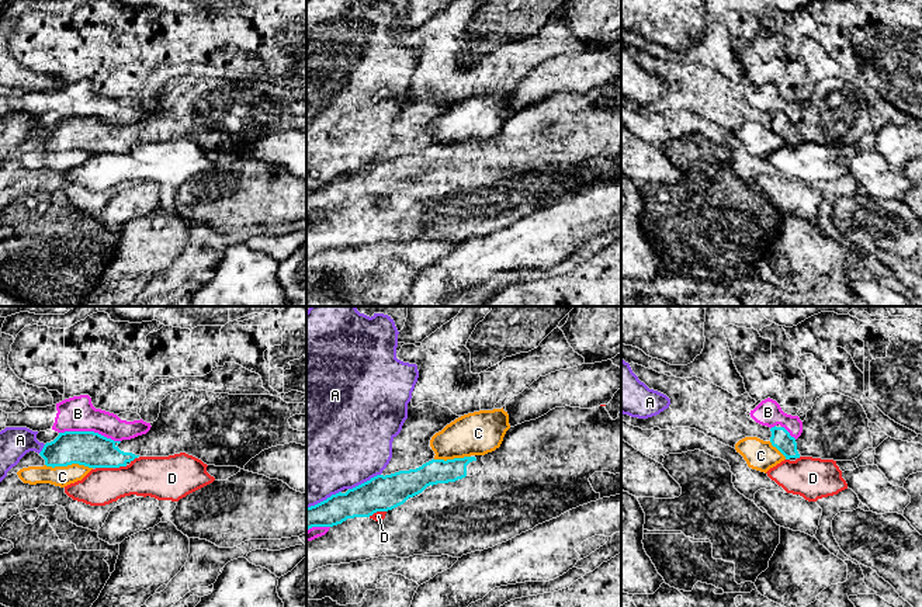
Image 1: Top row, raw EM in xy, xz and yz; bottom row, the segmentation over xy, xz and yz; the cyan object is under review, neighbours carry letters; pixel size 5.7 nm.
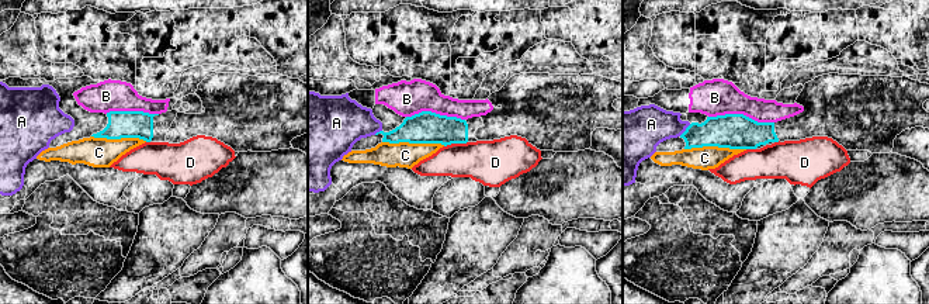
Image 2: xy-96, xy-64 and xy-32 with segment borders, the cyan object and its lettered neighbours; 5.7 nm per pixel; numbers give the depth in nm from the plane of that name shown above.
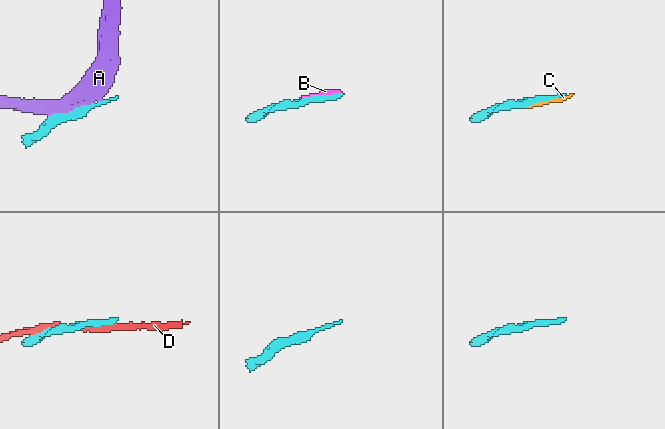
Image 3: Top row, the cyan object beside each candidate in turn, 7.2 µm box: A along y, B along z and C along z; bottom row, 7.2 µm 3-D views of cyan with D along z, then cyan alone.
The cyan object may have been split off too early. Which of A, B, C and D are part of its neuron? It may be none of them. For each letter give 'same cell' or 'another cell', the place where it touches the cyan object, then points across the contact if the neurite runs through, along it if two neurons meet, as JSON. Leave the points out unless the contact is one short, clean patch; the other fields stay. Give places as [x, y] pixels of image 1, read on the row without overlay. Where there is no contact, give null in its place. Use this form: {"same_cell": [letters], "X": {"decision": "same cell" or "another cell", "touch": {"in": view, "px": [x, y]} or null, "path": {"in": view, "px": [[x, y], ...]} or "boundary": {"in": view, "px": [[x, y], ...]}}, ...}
{"same_cell": [], "A": {"decision": "another cell", "touch": {"in": "xz", "px": [364, 167]}}, "B": {"decision": "another cell", "touch": {"in": "xy", "px": [90, 117]}}, "C": {"decision": "another cell", "touch": {"in": "xy", "px": [69, 149]}}, "D": {"decision": "another cell", "touch": {"in": "xy", "px": [111, 152]}}}

